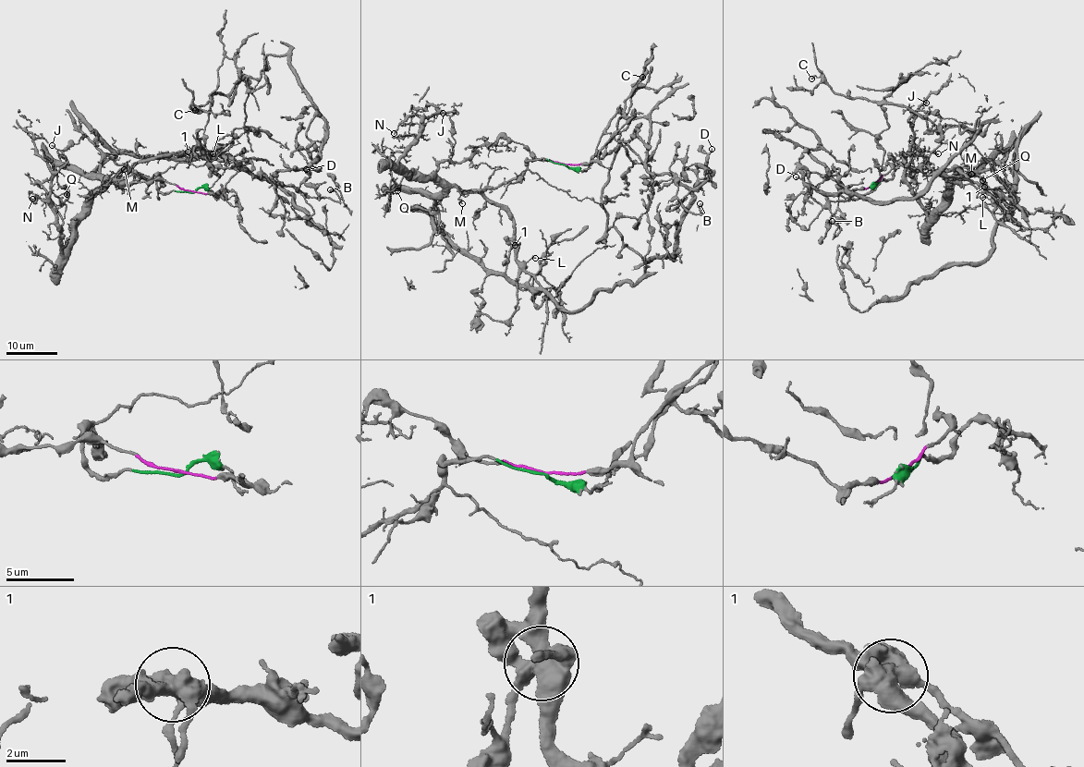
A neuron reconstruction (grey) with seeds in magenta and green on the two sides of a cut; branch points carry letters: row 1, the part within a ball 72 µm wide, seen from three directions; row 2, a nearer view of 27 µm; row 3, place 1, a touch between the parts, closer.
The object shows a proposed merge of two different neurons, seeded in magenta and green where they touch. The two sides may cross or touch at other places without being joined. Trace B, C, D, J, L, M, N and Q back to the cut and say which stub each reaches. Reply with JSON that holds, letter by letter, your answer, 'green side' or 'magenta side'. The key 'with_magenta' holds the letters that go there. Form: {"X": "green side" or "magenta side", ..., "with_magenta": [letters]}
{"B": "magenta side", "C": "magenta side", "D": "magenta side", "J": "green side", "L": "green side", "M": "green side", "N": "green side", "Q": "green side", "with_magenta": ["B", "C", "D"]}

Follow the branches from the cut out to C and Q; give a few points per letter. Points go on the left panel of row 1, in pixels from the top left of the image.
C: (192, 192), (218, 197), (239, 171), (302, 169), (328, 138), (286, 54), (267, 55), (259, 79), (194, 110)
Q: (192, 192), (160, 192), (159, 173), (123, 170), (106, 182), (58, 167), (64, 203), (55, 195), (66, 194)

